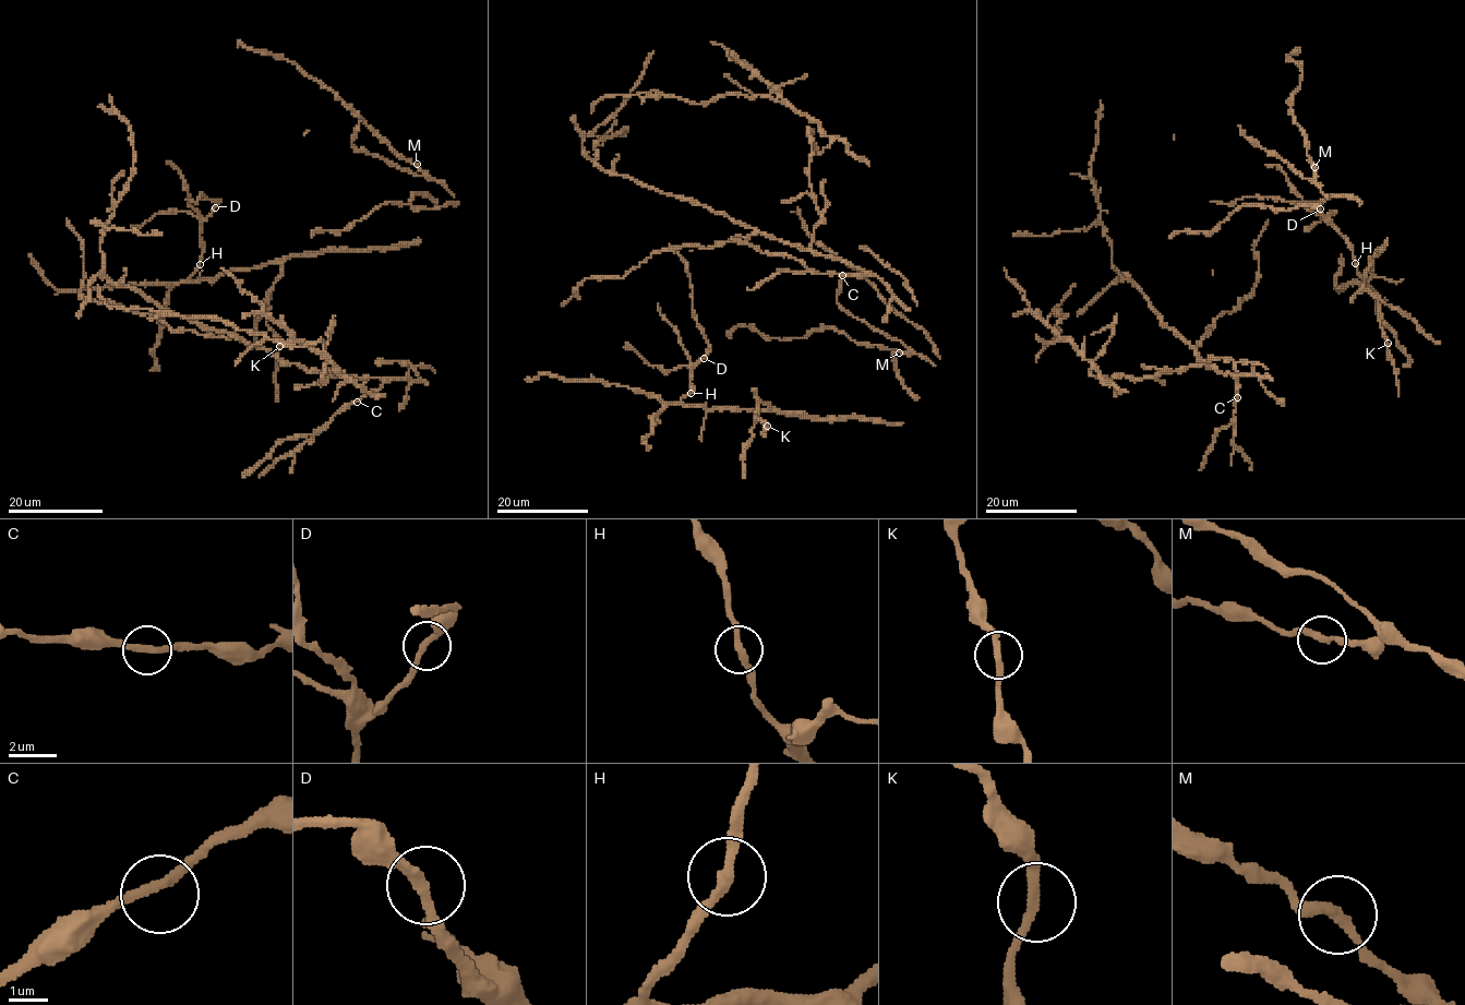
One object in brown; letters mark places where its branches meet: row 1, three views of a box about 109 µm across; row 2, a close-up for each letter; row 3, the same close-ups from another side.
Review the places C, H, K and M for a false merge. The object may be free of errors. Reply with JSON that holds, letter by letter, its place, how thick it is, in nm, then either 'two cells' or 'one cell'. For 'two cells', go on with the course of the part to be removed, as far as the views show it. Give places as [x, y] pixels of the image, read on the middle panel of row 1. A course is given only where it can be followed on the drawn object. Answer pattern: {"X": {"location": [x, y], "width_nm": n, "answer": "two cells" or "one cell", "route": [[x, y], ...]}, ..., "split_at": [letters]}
{"C": {"location": [842, 275], "width_nm": 260, "answer": "one cell"}, "H": {"location": [691, 393], "width_nm": 260, "answer": "one cell"}, "K": {"location": [767, 426], "width_nm": 240, "answer": "one cell"}, "M": {"location": [899, 353], "width_nm": 260, "answer": "one cell"}, "split_at": []}

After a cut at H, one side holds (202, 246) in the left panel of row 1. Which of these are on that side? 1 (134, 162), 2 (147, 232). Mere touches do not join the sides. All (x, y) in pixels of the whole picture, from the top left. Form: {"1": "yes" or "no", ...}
{"1": "no", "2": "no"}

